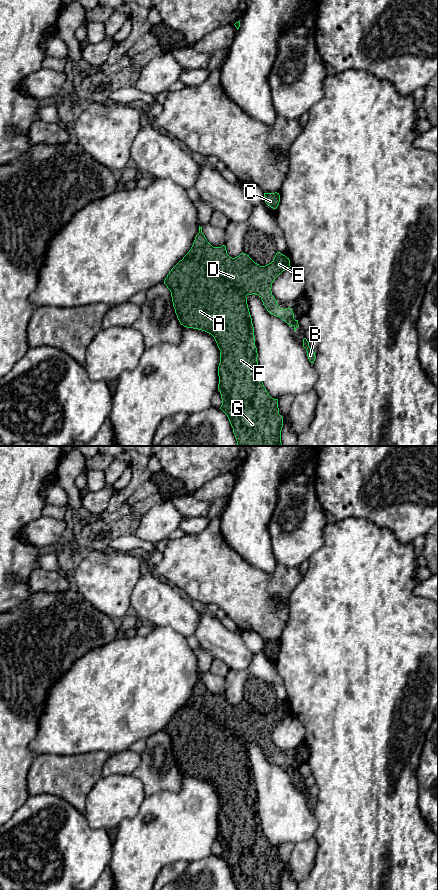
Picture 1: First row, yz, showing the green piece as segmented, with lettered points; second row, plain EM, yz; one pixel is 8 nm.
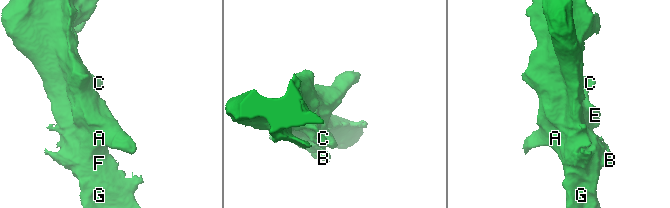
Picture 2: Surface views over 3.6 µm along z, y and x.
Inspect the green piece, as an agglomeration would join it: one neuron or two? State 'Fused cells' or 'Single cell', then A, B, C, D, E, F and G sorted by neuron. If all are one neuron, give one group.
Single cell. Groups: A B C D E F G

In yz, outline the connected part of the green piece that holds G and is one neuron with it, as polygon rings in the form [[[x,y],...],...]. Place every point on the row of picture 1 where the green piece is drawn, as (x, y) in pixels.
[[[199,226],[199,233],[191,249],[164,280],[171,292],[180,324],[211,334],[221,351],[218,366],[218,390],[222,399],[220,409],[229,419],[237,446],[282,446],[283,417],[279,414],[278,399],[269,395],[262,382],[254,327],[246,296],[258,295],[270,314],[281,318],[296,331],[299,324],[294,319],[292,309],[280,308],[271,291],[273,281],[290,267],[289,258],[280,252],[265,266],[255,263],[243,252],[232,258],[227,254],[225,245],[213,247]]]

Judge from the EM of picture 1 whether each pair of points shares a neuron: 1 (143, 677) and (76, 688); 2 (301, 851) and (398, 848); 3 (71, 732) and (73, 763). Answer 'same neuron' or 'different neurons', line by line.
1: same neuron
2: different neurons
3: different neurons

